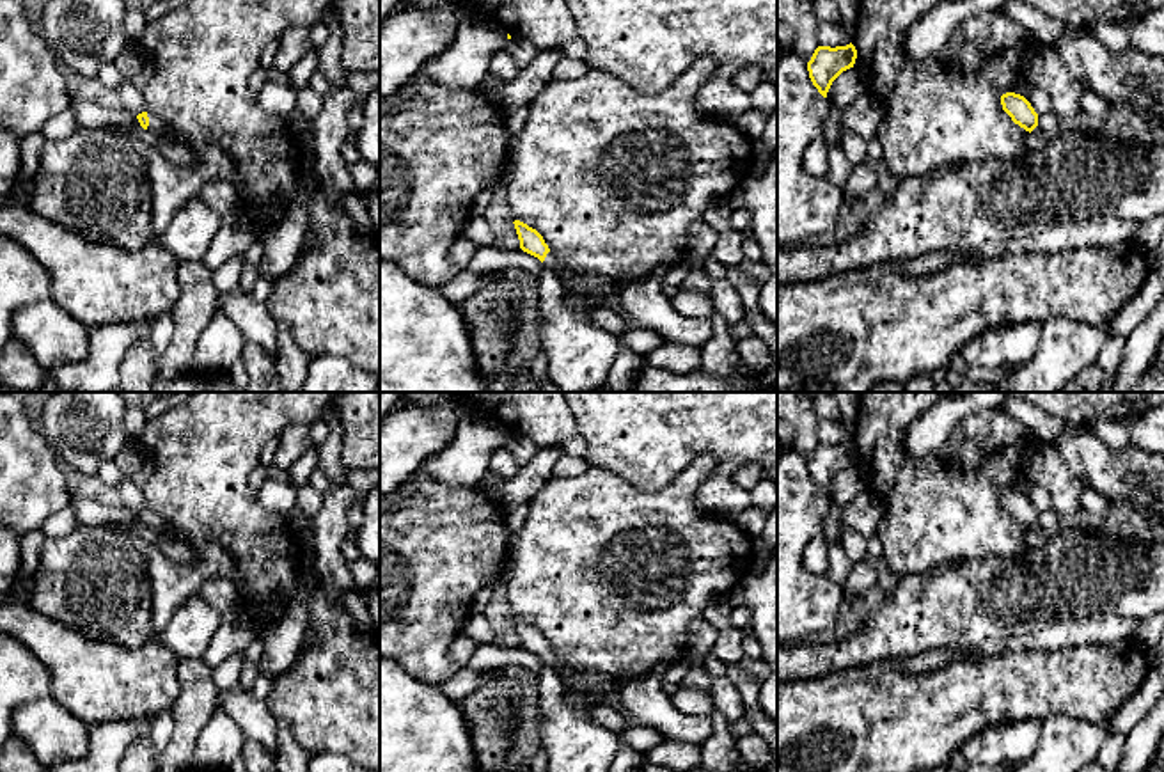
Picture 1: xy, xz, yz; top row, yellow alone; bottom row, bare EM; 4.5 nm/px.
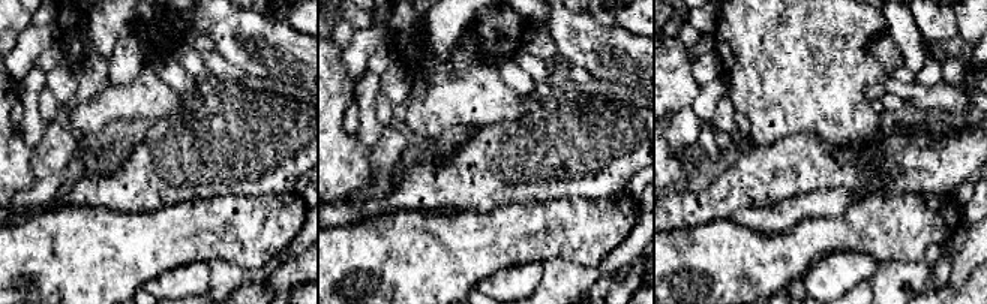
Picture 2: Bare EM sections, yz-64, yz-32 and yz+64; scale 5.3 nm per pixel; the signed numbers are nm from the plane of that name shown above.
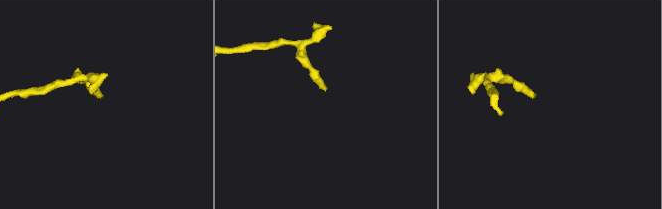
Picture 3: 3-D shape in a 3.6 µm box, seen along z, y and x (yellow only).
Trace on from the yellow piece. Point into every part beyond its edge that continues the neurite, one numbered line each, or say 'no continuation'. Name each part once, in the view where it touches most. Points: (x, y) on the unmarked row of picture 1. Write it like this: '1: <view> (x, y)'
1: xy (157, 522)

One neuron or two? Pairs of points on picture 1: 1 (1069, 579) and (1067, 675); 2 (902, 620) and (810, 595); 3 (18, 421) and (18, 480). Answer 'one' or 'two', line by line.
1: two
2: two
3: one

